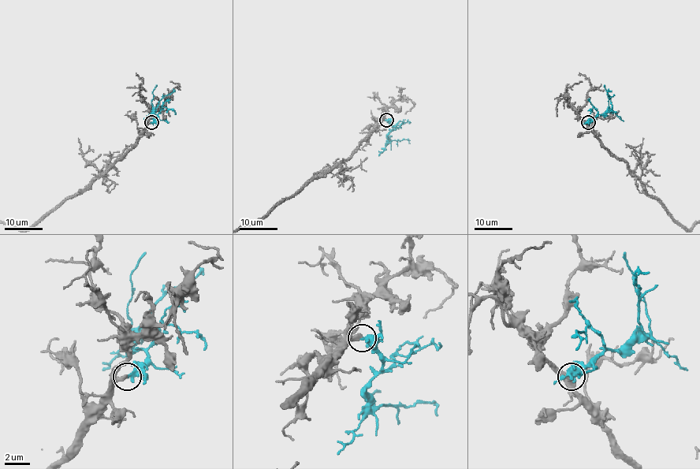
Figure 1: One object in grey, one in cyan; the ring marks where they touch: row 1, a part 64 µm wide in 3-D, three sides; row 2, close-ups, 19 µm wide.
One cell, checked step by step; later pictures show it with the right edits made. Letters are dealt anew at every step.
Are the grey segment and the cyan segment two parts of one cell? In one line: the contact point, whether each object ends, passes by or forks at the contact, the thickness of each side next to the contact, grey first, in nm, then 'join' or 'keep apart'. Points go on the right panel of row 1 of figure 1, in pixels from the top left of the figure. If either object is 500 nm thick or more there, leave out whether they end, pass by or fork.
place (588, 122); grey ends; cyan ends; calibres 360 and 460 nm; join

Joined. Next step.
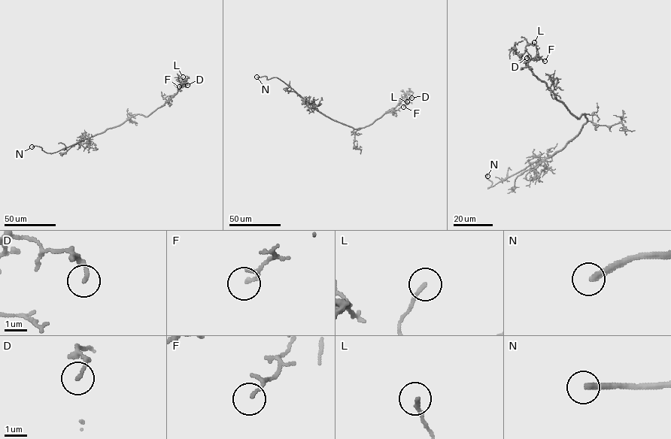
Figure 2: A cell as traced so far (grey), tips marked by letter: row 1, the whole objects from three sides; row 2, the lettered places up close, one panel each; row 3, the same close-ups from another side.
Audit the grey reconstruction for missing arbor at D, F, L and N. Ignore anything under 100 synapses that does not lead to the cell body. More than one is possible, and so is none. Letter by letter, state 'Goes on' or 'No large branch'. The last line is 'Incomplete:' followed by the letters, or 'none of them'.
D: No large branch
F: No large branch
L: No large branch
N: Goes on
Incomplete: N

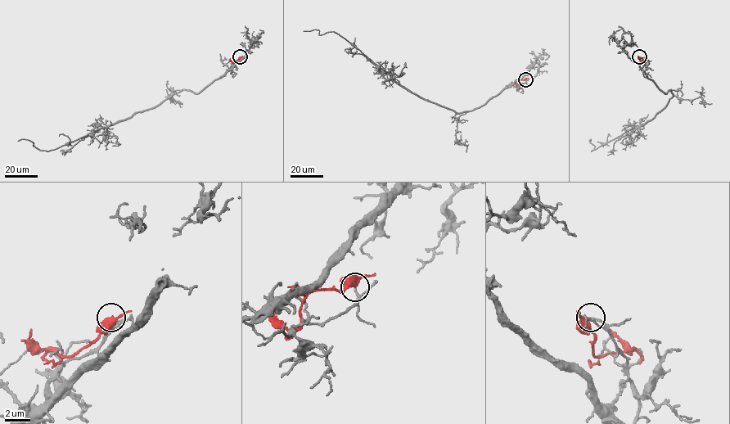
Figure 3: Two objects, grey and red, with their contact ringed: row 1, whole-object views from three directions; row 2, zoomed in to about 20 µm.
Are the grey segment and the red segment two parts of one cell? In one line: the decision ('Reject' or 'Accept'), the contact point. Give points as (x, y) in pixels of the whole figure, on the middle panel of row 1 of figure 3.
Reject. Place: (525, 79)

